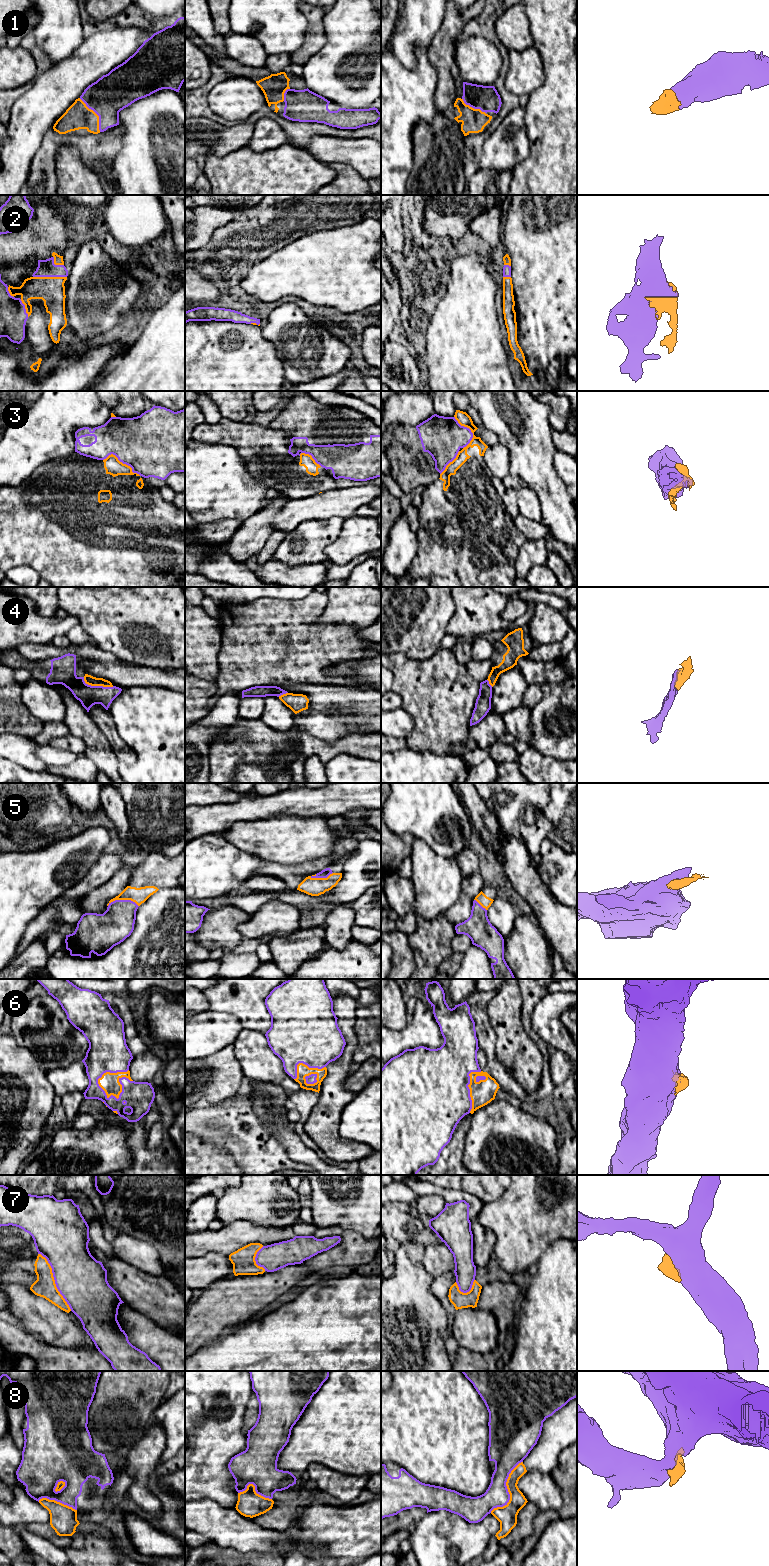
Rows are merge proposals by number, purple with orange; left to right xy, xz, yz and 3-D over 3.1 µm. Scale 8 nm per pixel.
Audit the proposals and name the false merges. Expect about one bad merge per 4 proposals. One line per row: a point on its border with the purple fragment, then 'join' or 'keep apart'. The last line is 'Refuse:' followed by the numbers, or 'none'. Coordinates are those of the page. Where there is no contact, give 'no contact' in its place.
1: contact xy (96, 113); join
2: contact xy (50, 276); join
3: contact xy (123, 463); keep apart
4: contact xy (97, 686); join
5: contact xy (123, 900); join
6: contact xy (103, 1073); join
7: contact xy (55, 1281); keep apart
8: contact yz (507, 1490); keep apart
Refuse: 3, 7, 8

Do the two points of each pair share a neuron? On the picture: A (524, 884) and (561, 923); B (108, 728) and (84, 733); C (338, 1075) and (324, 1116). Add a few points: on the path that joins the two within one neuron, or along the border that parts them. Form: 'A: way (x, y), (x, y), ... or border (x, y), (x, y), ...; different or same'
A: way (534, 894), (551, 913); same
B: border (87, 712), (104, 734), (113, 750); different
C: way (333, 1085), (333, 1098), (329, 1106); same

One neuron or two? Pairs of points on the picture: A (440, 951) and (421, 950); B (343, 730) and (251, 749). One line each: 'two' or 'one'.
A: one
B: two

